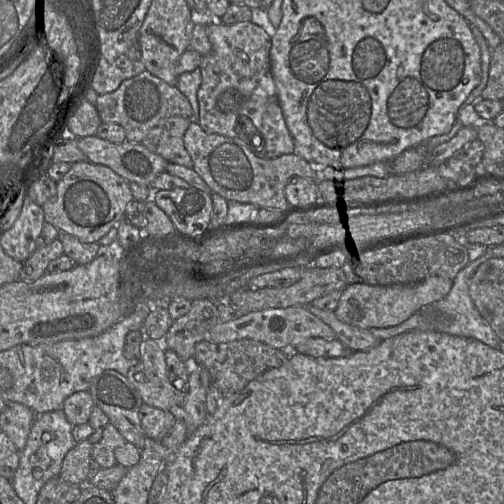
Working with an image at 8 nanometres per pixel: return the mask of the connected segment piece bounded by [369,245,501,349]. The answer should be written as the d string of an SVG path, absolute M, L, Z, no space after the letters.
M472 245L469 249L470 262L457 273L455 279L453 280L451 290L445 296L445 298L436 301L428 307L418 311L397 326L387 328L371 328L369 329L369 332L379 341L383 341L413 330L439 331L454 336L473 338L492 348L499 349L501 341L500 338L494 332L490 324L481 316L469 295L469 285L472 276L484 259L488 259L484 258L484 248Z

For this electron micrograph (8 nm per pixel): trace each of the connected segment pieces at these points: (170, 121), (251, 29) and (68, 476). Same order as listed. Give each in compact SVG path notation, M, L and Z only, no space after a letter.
M183 116L163 118L148 132L141 143L169 163L192 168L193 162L183 141L190 121L190 118Z
M213 20L206 25L206 33L212 49L202 56L199 66L202 80L197 92L197 123L206 133L240 139L250 149L250 133L241 127L253 123L264 138L262 149L255 152L258 157L272 159L293 153L294 141L285 123L270 69L272 37L250 21L226 25Z
M87 440L79 442L65 455L59 477L70 484L84 486L90 478L92 446Z

